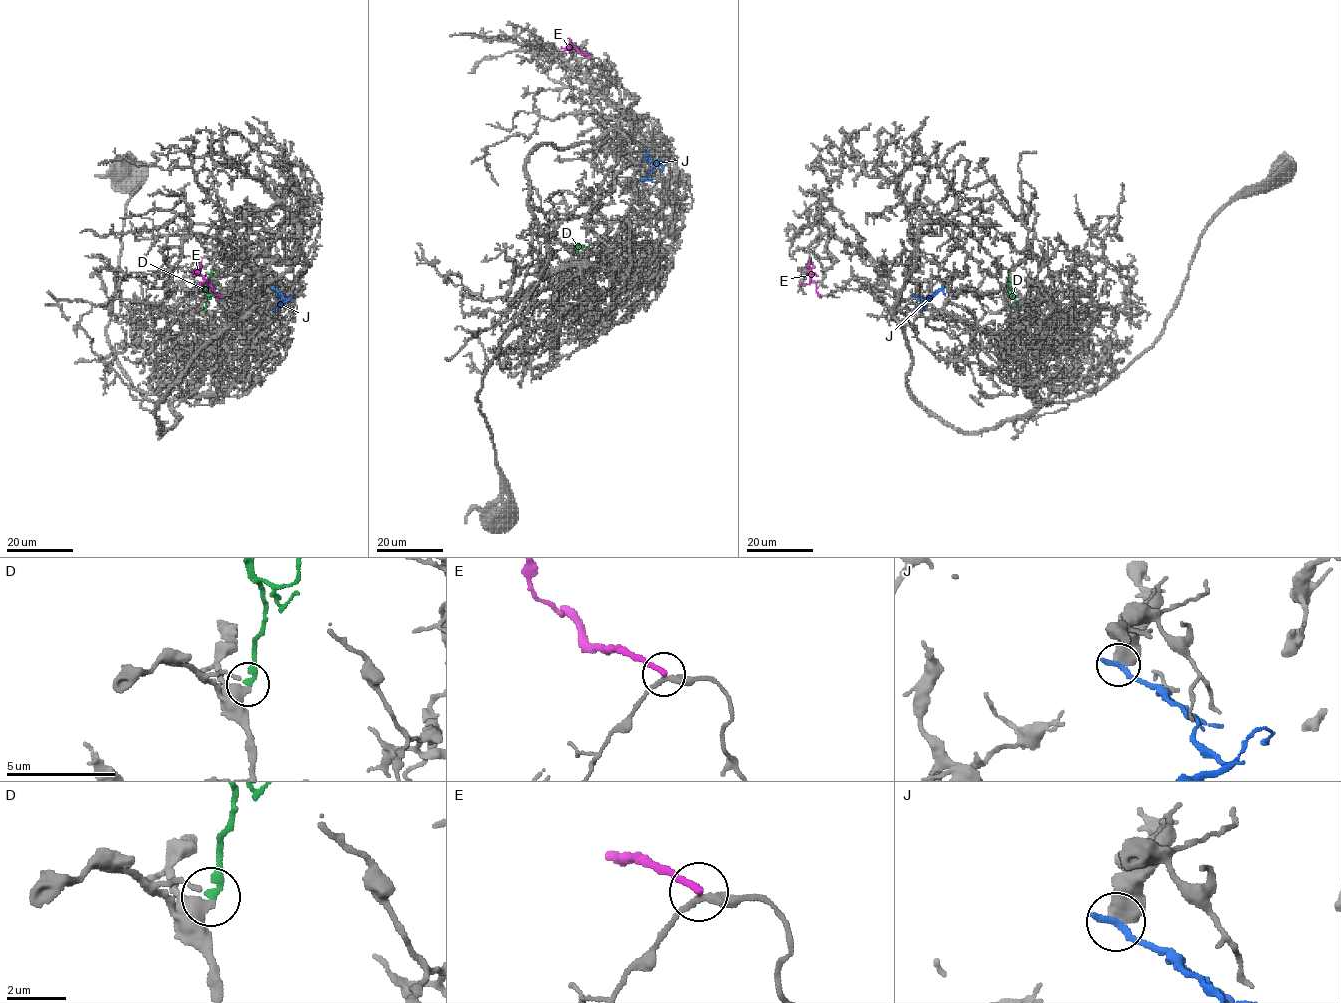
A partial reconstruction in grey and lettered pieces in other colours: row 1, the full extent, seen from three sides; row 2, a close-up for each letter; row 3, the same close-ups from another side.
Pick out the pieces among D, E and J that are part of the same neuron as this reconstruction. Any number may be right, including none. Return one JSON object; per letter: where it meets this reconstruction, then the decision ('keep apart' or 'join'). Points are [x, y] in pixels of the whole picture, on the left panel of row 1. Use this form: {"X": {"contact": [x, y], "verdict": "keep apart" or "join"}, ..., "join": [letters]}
{"D": {"contact": [205, 310], "verdict": "join"}, "E": {"contact": [220, 296], "verdict": "keep apart"}, "J": {"contact": [270, 286], "verdict": "keep apart"}, "join": ["D"]}

